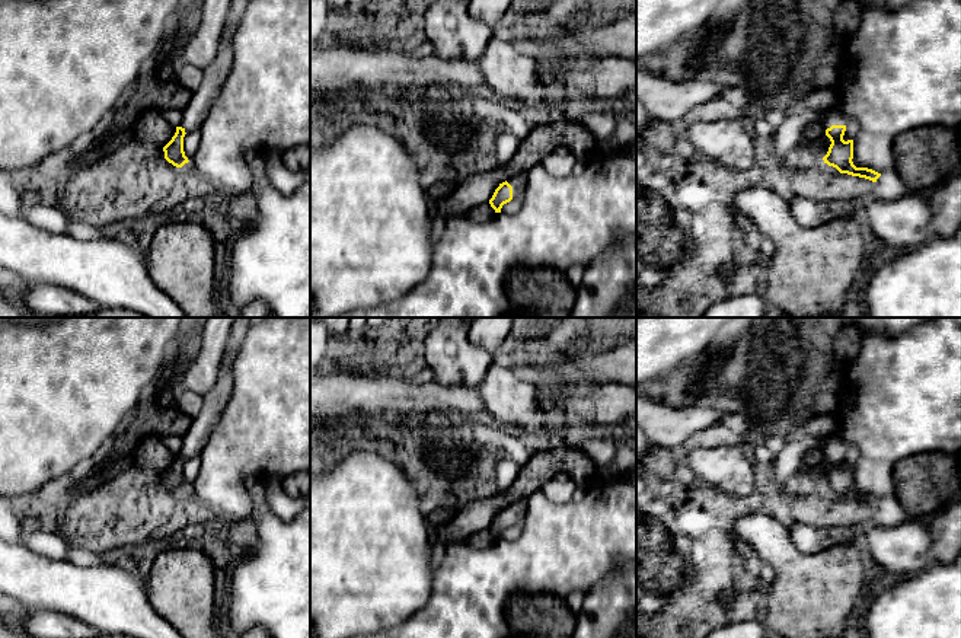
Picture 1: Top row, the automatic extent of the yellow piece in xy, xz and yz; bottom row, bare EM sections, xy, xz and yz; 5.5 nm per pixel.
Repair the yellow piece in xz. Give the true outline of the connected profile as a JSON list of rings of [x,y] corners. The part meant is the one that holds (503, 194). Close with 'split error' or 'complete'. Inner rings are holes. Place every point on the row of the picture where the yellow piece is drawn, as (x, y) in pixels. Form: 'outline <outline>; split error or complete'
outline [[[520,172],[511,179],[499,184],[492,198],[489,200],[489,204],[495,210],[495,213],[501,213],[502,205],[520,195],[524,195],[526,188],[527,188],[527,172]]]; split error

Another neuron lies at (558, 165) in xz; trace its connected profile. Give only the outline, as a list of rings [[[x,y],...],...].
[[[552,153],[542,160],[542,166],[553,176],[569,176],[577,160],[574,154]]]

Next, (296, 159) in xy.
[[[310,146],[291,147],[282,151],[282,163],[291,172],[300,172],[310,166]]]

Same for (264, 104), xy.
[[[250,0],[245,9],[242,20],[233,36],[233,67],[226,82],[218,90],[218,96],[210,108],[210,112],[201,127],[201,141],[197,153],[188,163],[208,182],[230,200],[248,200],[252,181],[245,156],[249,151],[268,151],[277,150],[280,153],[298,146],[310,146],[310,0]]]

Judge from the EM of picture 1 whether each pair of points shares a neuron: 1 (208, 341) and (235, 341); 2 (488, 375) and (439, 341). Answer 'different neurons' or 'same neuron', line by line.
1: different neurons
2: same neuron

